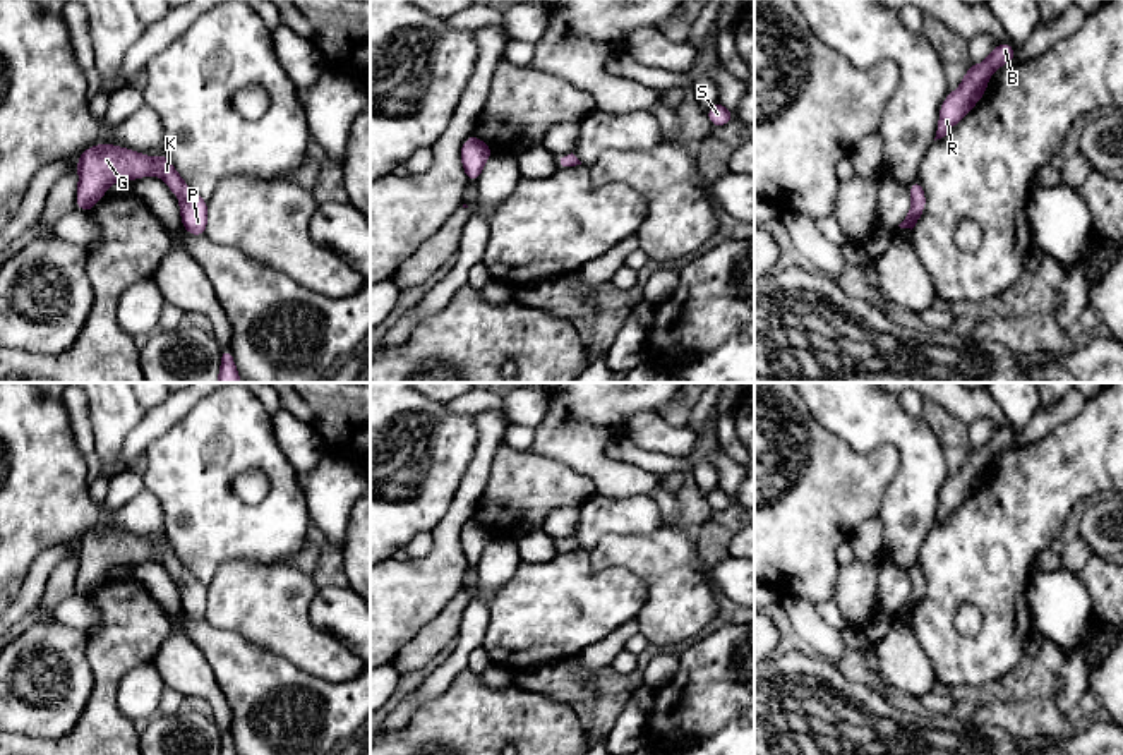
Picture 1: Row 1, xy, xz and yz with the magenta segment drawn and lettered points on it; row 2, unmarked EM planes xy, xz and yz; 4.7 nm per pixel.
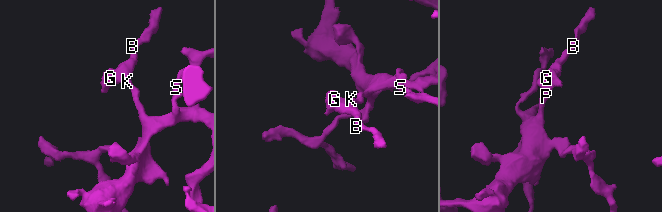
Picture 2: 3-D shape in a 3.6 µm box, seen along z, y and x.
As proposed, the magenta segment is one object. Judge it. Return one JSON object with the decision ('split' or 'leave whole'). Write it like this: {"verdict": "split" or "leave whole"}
{"verdict": "leave whole"}

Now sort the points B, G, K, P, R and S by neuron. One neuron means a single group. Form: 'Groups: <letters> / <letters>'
Groups: B G K P R S

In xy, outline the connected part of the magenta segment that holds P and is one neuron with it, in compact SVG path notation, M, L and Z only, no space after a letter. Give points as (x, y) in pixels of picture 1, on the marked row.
M99 144L82 151L77 160L79 185L77 209L89 211L105 196L113 182L127 182L147 175L158 175L180 201L182 225L190 235L204 235L207 226L207 201L194 194L168 154L151 158L129 148Z

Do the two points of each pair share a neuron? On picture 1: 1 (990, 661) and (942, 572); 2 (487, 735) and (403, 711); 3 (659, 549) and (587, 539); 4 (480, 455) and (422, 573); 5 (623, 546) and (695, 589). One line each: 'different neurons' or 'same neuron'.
1: same neuron
2: different neurons
3: different neurons
4: same neuron
5: same neuron

